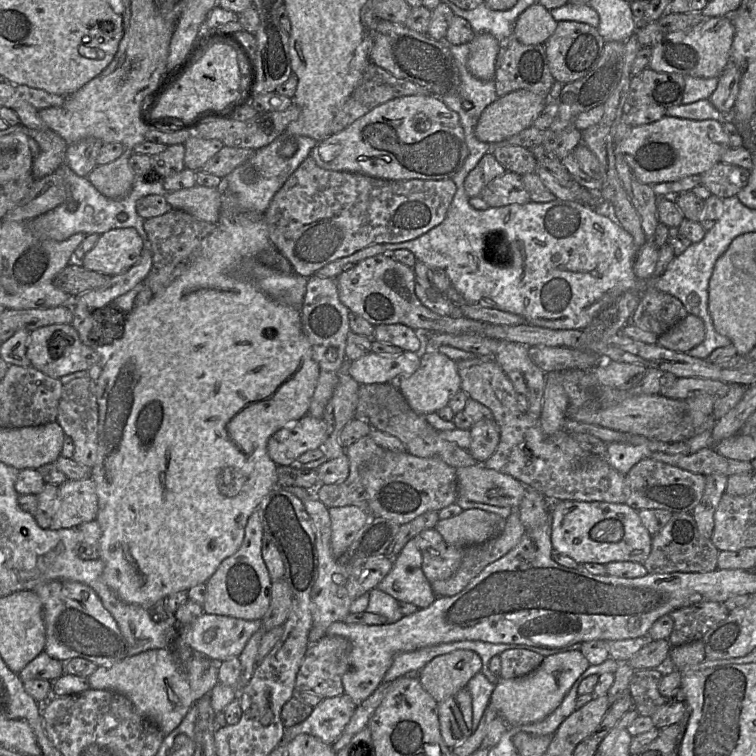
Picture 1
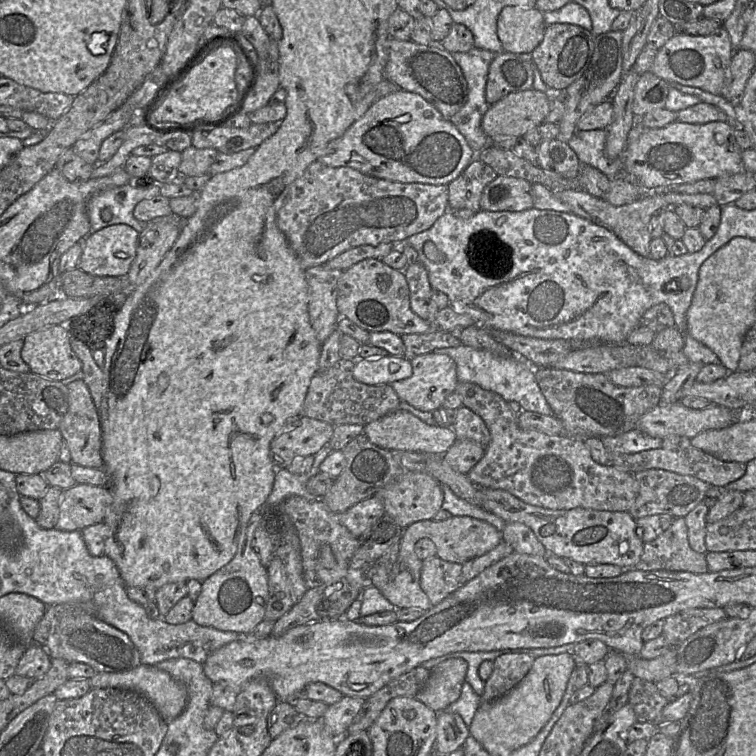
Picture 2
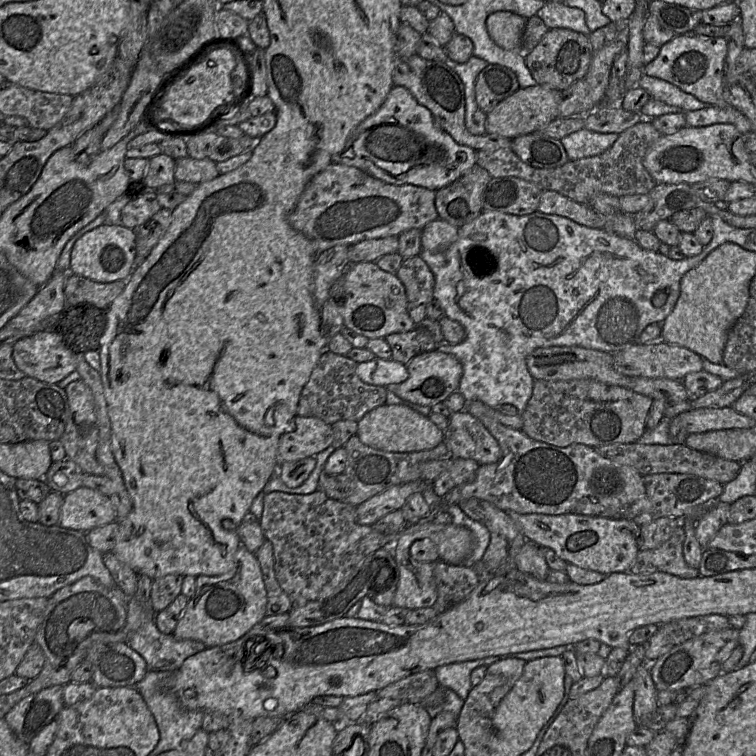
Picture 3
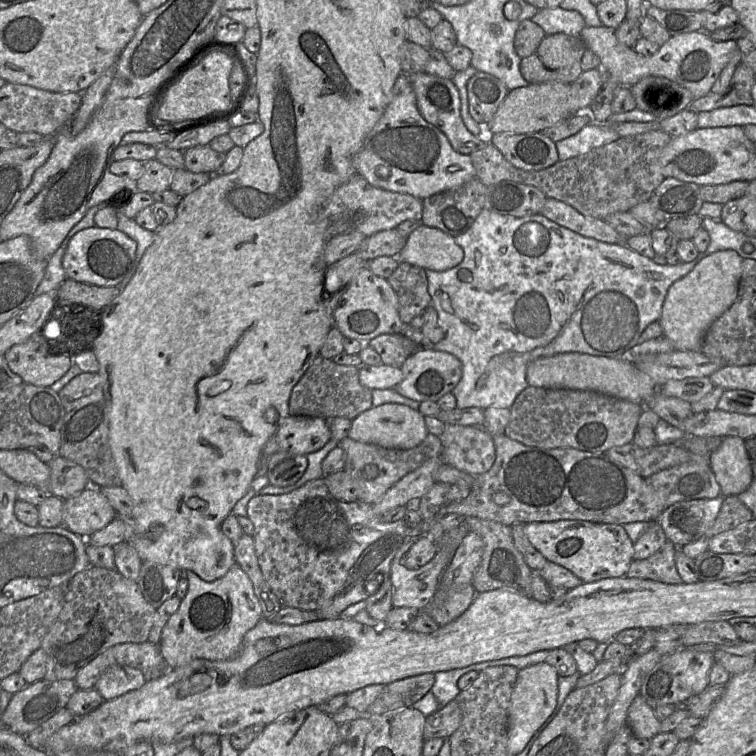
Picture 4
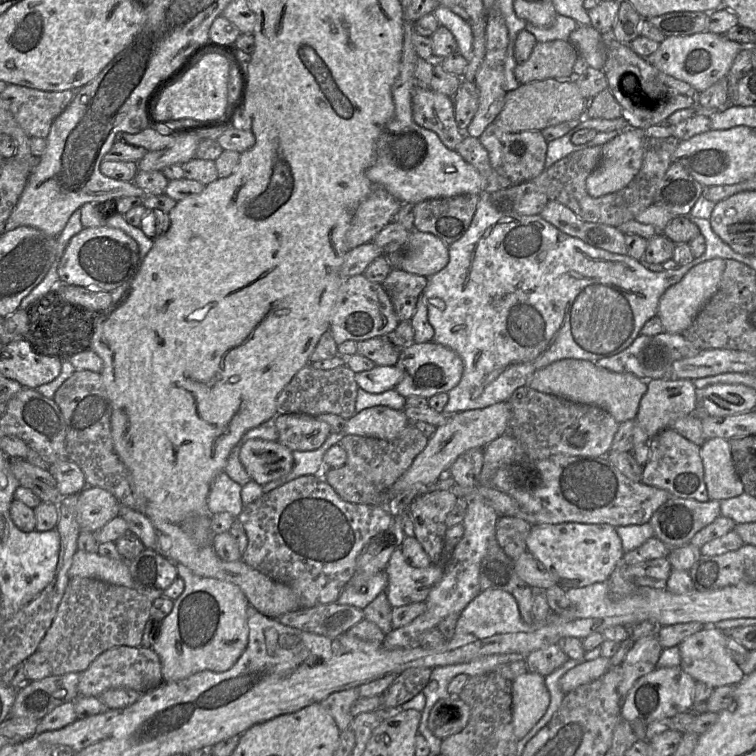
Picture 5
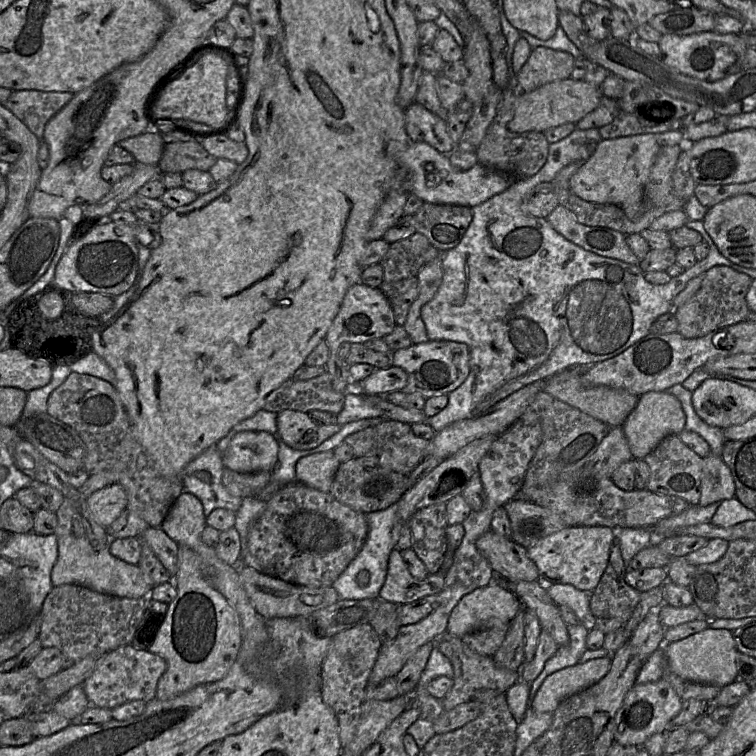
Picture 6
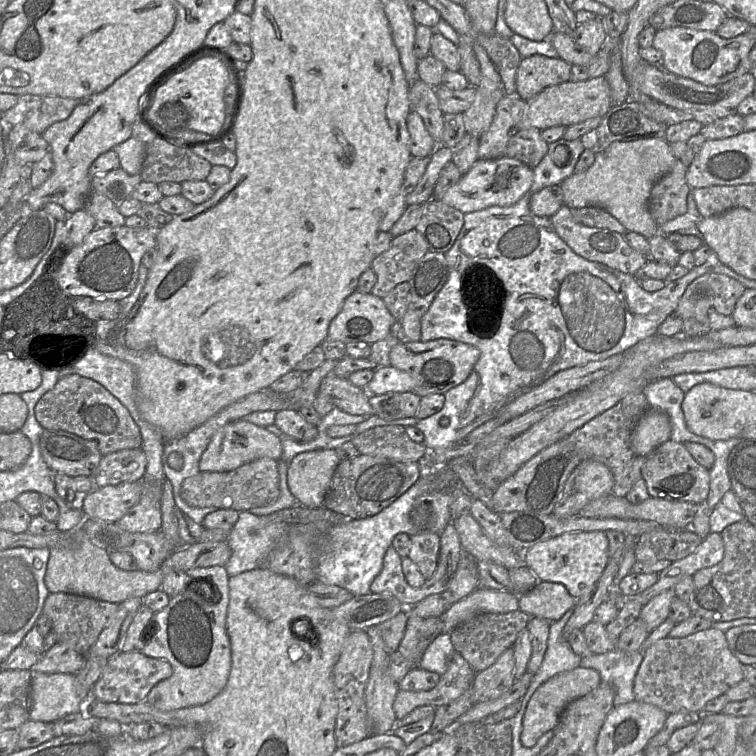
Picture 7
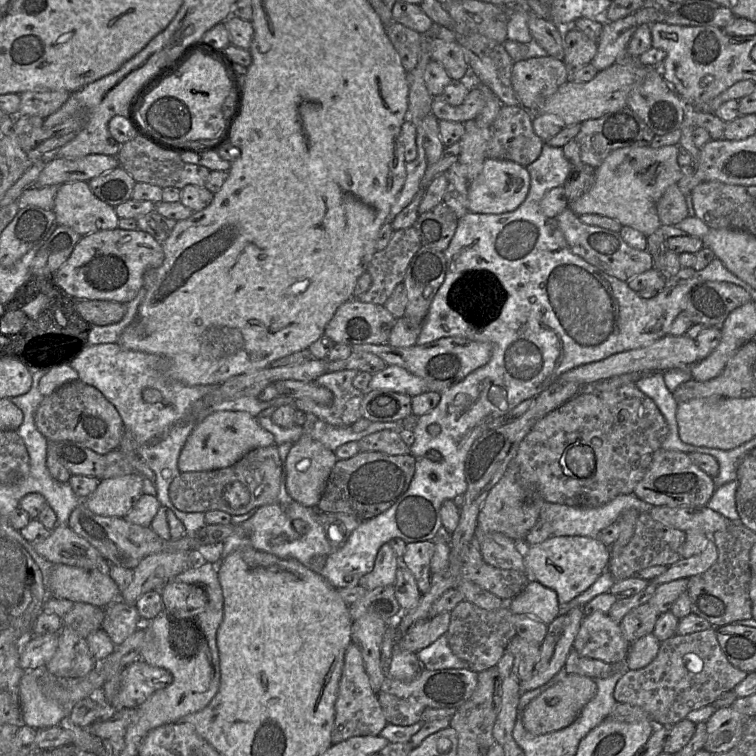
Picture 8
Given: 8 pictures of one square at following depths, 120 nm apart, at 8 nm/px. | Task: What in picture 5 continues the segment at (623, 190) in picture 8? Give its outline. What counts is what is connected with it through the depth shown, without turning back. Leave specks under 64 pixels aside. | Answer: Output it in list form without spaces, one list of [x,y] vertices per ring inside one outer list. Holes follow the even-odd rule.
[[[643,129],[619,132],[602,145],[601,161],[586,180],[587,193],[597,198],[625,188],[640,171],[644,152]]]

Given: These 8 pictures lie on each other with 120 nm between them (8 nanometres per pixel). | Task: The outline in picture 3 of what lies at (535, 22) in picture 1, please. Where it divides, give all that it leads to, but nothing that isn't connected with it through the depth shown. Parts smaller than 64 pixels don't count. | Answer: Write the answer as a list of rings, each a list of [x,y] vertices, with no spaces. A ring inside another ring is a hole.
[[[509,11],[488,16],[486,28],[490,38],[505,50],[519,50],[527,19]]]

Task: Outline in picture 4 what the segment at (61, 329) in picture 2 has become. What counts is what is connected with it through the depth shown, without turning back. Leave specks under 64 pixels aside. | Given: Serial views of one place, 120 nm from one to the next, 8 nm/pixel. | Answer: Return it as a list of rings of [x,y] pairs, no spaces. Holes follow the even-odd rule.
[[[40,333],[10,347],[4,357],[12,372],[19,375],[23,382],[42,387],[50,387],[73,365],[70,356],[51,355]]]

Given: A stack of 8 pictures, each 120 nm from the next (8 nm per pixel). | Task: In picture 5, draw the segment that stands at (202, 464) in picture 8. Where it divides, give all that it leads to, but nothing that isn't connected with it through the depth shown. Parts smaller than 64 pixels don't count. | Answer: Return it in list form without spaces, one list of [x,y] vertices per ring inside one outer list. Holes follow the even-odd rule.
[[[248,439],[239,451],[239,459],[251,480],[265,485],[287,475],[293,468],[292,451],[277,441]]]

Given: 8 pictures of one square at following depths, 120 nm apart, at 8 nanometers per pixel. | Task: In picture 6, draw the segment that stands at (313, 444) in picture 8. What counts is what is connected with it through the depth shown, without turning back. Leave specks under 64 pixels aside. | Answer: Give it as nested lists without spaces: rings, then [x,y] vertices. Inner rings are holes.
[[[333,451],[301,457],[295,467],[296,481],[322,492],[329,492],[340,463]]]

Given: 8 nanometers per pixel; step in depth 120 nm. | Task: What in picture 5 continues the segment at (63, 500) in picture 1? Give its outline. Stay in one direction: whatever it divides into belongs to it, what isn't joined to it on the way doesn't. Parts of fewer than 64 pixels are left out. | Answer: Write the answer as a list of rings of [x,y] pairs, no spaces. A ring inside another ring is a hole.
[[[86,486],[78,495],[77,520],[80,530],[95,533],[119,515],[120,503],[103,488]]]

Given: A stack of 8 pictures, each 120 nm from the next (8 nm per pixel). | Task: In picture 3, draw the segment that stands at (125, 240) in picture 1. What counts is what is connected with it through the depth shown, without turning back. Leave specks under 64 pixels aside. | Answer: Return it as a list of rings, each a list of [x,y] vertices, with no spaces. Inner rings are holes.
[[[102,224],[85,233],[74,244],[70,258],[70,274],[96,282],[109,283],[124,280],[127,283],[136,256],[134,230],[123,225]]]

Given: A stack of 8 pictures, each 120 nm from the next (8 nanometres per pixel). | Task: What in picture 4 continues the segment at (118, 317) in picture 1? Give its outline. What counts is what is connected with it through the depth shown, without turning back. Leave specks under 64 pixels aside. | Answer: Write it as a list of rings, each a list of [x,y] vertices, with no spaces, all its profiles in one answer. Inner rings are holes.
[[[57,302],[39,333],[45,338],[51,355],[67,355],[72,361],[80,353],[94,351],[94,340],[102,332],[102,310],[94,310],[82,304],[61,305]]]

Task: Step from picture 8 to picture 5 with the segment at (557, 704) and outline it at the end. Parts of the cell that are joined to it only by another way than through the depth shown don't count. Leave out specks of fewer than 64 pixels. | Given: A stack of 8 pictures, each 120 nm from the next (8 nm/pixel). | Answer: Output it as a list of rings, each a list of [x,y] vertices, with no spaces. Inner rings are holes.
[[[599,656],[585,661],[567,671],[560,679],[561,690],[567,694],[580,685],[590,683],[602,677],[611,668],[610,659]]]

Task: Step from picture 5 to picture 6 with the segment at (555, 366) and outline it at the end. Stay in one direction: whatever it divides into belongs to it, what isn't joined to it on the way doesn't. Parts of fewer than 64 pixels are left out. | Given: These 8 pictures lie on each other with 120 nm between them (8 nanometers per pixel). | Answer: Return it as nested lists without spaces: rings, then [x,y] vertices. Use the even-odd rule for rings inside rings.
[[[566,369],[546,379],[544,391],[572,407],[596,418],[609,427],[622,426],[636,407],[639,397],[621,388],[586,386],[582,383],[583,370]]]

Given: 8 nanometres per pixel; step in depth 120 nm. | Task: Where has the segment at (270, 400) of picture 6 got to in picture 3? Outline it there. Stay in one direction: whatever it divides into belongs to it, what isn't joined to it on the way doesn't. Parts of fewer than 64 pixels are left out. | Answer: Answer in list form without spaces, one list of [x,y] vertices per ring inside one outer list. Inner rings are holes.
[[[324,350],[301,391],[297,415],[317,417],[330,425],[340,420],[358,422],[367,412],[386,404],[388,388],[363,382],[357,375],[357,365],[346,355]]]

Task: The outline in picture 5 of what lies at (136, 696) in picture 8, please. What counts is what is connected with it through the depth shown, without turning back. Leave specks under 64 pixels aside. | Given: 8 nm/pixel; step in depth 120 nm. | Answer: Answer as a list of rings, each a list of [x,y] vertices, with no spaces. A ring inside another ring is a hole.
[[[116,646],[99,655],[90,666],[79,673],[79,696],[100,697],[109,689],[132,689],[145,693],[162,683],[161,661],[151,648]]]

